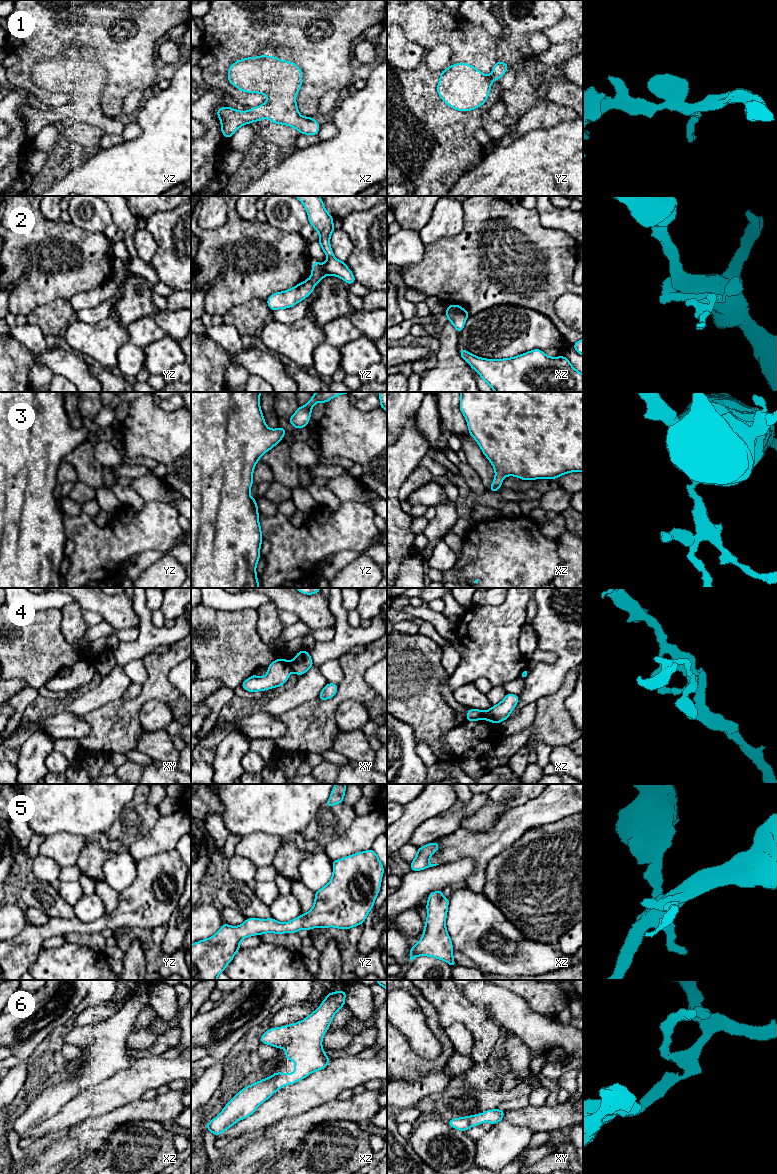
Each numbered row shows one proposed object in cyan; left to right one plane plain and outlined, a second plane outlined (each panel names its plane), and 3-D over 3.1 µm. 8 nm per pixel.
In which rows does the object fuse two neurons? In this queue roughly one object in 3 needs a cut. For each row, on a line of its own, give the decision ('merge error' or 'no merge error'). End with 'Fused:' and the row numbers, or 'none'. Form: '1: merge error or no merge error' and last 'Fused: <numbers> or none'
1: no merge error
2: merge error
3: no merge error
4: merge error
5: no merge error
6: no merge error
Fused: 2, 4

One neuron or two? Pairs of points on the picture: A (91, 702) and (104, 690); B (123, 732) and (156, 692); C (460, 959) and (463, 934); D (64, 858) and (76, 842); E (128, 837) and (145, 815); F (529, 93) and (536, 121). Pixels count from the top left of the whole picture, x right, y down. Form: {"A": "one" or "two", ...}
{"A": "one", "B": "one", "C": "two", "D": "one", "E": "one", "F": "two"}

